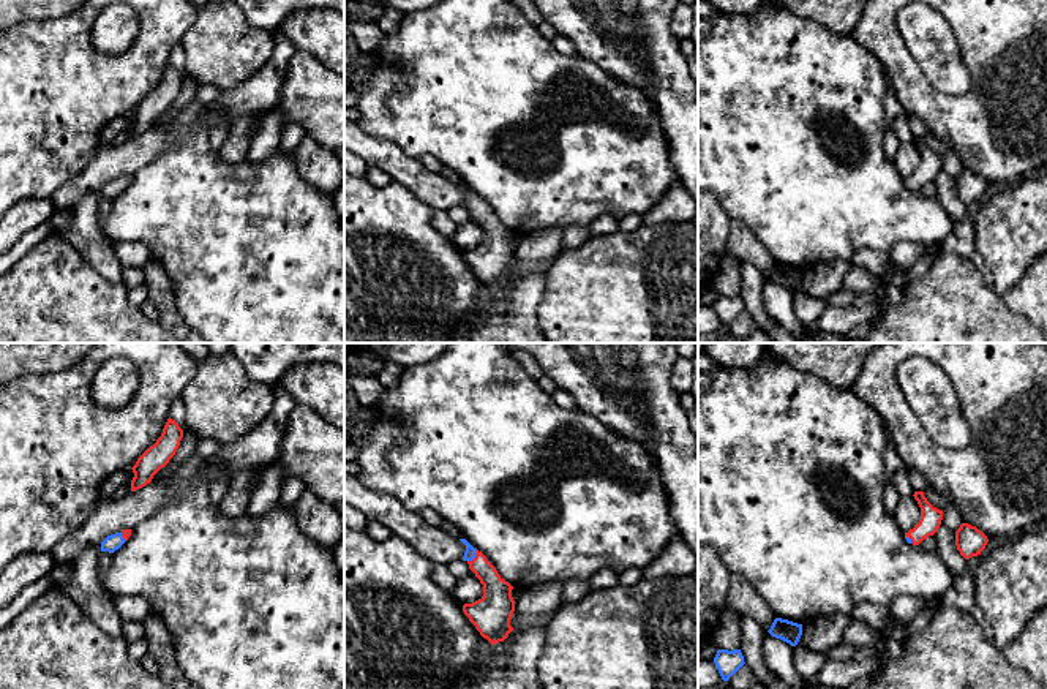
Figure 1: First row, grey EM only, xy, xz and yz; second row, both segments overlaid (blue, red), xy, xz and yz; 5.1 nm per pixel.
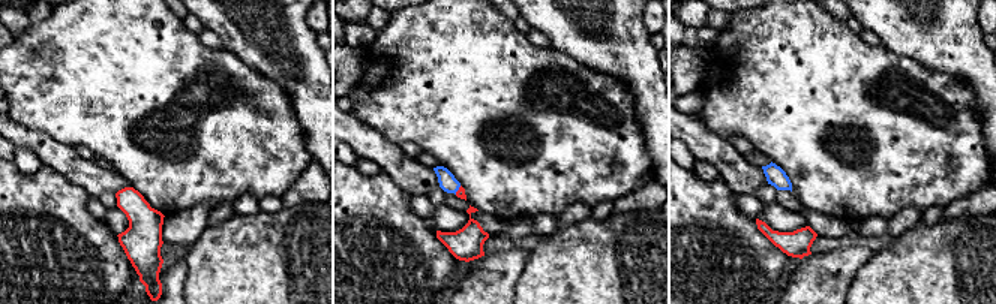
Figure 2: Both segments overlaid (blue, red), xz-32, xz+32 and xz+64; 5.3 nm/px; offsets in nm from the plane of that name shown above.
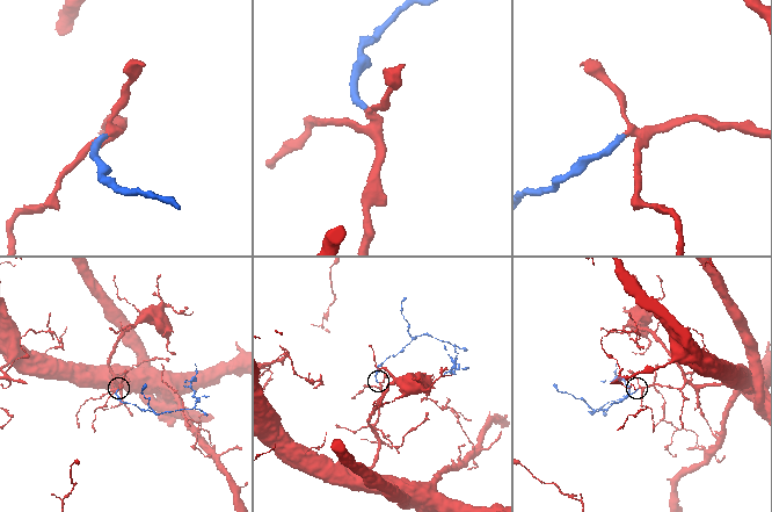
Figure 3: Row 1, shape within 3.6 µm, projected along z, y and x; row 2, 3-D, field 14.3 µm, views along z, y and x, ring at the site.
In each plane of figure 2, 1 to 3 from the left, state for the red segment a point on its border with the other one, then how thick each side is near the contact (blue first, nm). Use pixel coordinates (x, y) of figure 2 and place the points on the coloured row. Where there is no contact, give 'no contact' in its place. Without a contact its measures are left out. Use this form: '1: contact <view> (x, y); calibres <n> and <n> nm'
1: no contact
2: contact xz+32 (458, 189); calibres 90 and 50 nm
3: no contact

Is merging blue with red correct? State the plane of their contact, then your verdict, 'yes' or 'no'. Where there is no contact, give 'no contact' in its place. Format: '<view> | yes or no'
xz | yes

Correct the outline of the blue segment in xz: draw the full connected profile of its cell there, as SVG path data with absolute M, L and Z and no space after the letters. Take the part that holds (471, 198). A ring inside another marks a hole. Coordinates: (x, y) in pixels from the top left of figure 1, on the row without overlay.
M466 185L460 186L466 191L463 205L483 231L483 242L472 250L464 250L463 258L491 291L504 288L513 277L510 272L515 258L513 232L497 220L482 198Z

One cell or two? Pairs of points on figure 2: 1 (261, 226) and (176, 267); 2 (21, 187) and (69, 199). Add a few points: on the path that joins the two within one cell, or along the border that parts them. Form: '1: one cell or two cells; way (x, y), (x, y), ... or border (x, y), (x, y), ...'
1: two cells; border (182, 258), (186, 267), (183, 288)
2: one cell; way (33, 199), (57, 199)

